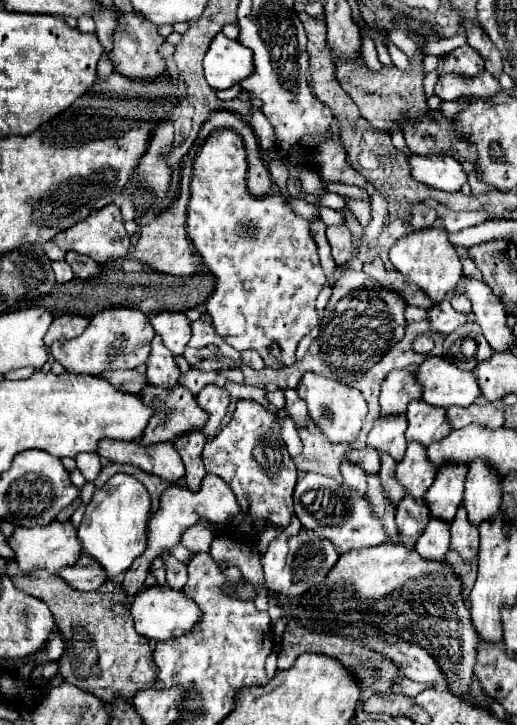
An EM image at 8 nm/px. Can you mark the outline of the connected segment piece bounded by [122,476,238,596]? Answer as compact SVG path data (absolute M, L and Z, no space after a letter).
M206 476L202 480L202 488L200 492L190 492L186 486L178 486L178 484L172 484L164 494L162 494L162 500L160 500L160 510L150 518L150 524L148 524L148 548L146 552L134 562L134 566L130 566L130 570L126 572L124 576L124 582L122 582L122 590L128 594L128 596L136 596L140 590L144 590L144 580L148 576L148 568L152 564L154 558L160 556L160 552L164 550L172 550L180 538L182 538L182 530L194 526L194 522L198 522L198 518L206 518L214 524L228 524L234 516L238 514L238 502L232 494L232 490L228 488L226 482L222 482L222 478L216 478L216 476Z

